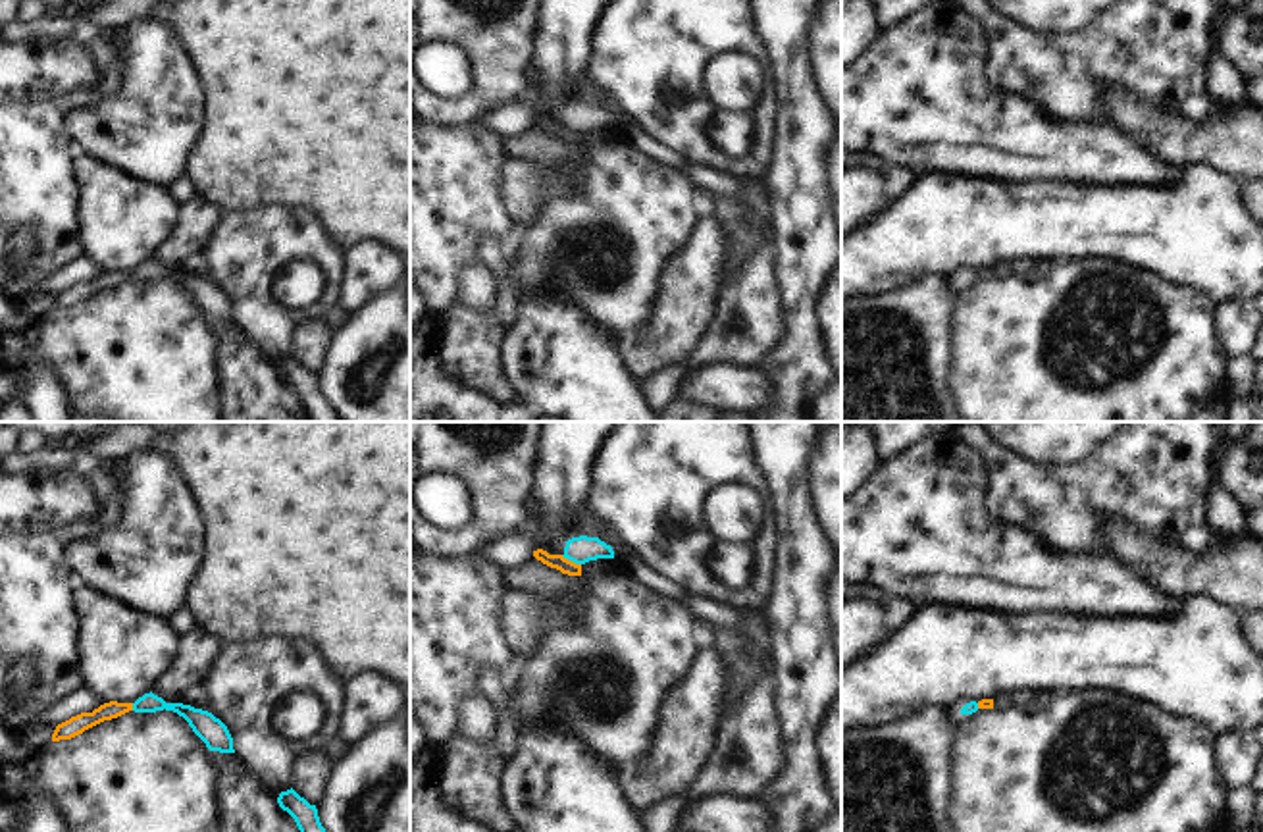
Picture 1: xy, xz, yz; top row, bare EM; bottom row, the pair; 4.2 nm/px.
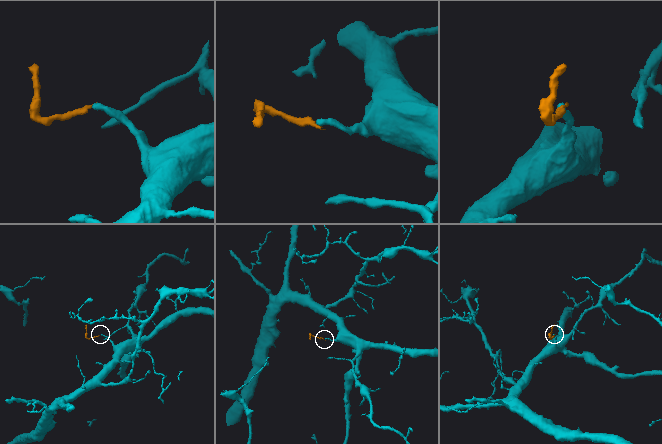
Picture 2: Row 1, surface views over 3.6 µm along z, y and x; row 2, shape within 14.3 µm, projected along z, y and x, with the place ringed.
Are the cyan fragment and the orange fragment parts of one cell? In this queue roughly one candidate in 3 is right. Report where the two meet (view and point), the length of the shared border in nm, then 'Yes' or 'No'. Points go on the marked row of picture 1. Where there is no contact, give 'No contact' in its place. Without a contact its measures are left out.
Touches cyan at xz (570, 559). Shared border 100 nm. No

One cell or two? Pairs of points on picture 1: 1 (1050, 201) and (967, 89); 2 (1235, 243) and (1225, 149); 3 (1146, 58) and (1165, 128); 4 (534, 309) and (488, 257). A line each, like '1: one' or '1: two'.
1: two
2: two
3: two
4: two

